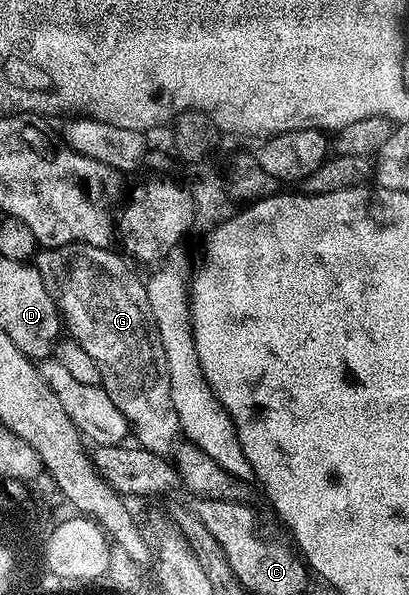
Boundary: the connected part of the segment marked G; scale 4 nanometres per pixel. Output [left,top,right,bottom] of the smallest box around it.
[36,243,182,457]

